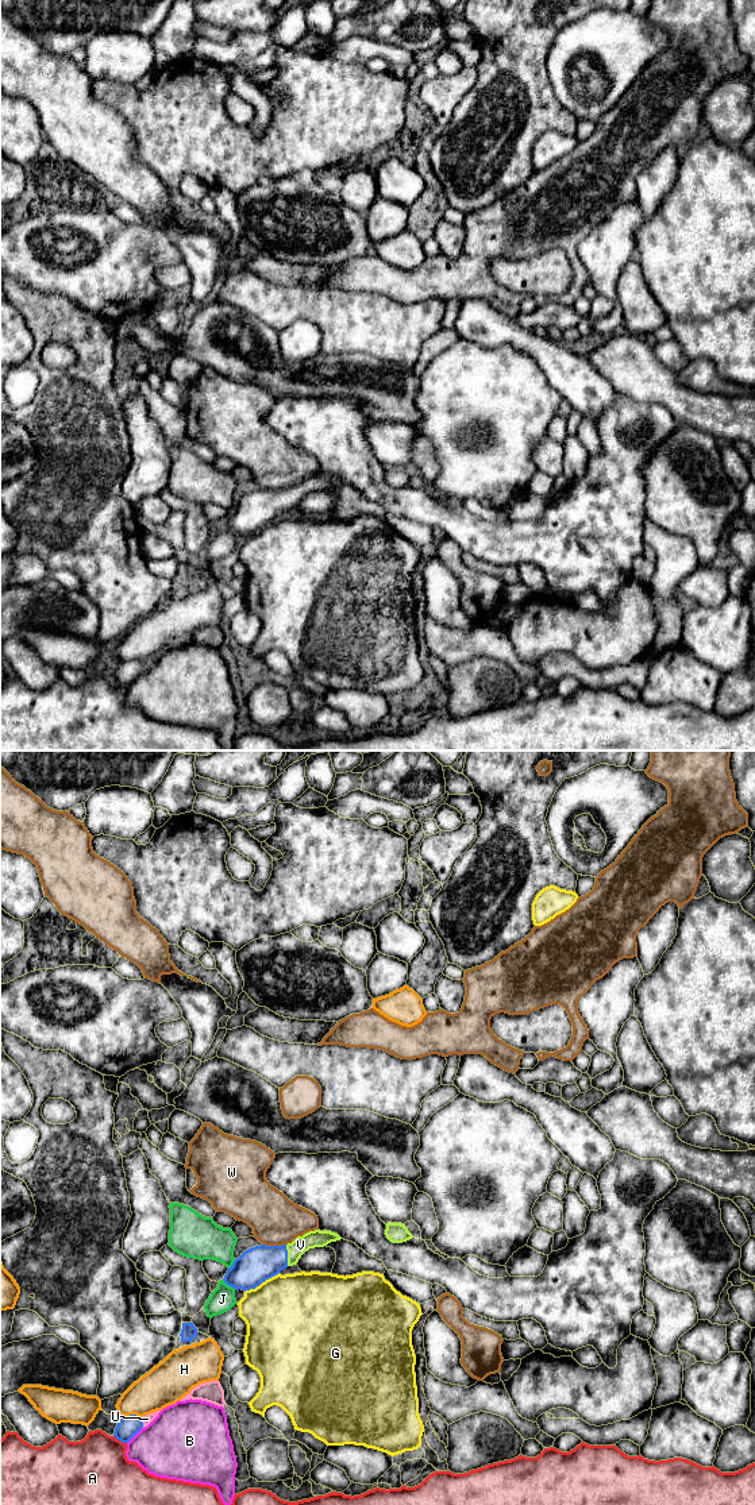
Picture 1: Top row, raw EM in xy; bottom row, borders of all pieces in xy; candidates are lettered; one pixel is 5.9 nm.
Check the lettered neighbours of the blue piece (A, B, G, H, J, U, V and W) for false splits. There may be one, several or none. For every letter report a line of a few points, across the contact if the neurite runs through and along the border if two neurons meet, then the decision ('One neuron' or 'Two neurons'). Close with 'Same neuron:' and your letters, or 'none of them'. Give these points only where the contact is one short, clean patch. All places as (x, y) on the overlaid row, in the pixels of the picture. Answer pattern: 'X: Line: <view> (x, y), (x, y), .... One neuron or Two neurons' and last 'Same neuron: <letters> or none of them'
A: Two neurons
B: Two neurons
G: Two neurons
H: Two neurons
J: Line: xy (223, 1278), (235, 1289). Two neurons
U: Two neurons
V: Line: xy (255, 1265), (287, 1255), (300, 1245). One neuron
W: Two neurons
Same neuron: V

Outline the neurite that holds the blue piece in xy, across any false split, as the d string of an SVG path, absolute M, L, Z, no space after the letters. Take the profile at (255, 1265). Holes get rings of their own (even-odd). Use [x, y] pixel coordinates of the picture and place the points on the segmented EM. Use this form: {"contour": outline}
{"contour": "M315 1230L297 1236L288 1244L251 1247L234 1261L223 1280L235 1290L242 1289L246 1292L255 1289L285 1267L296 1265L309 1249L324 1247L340 1239L335 1232Z"}

